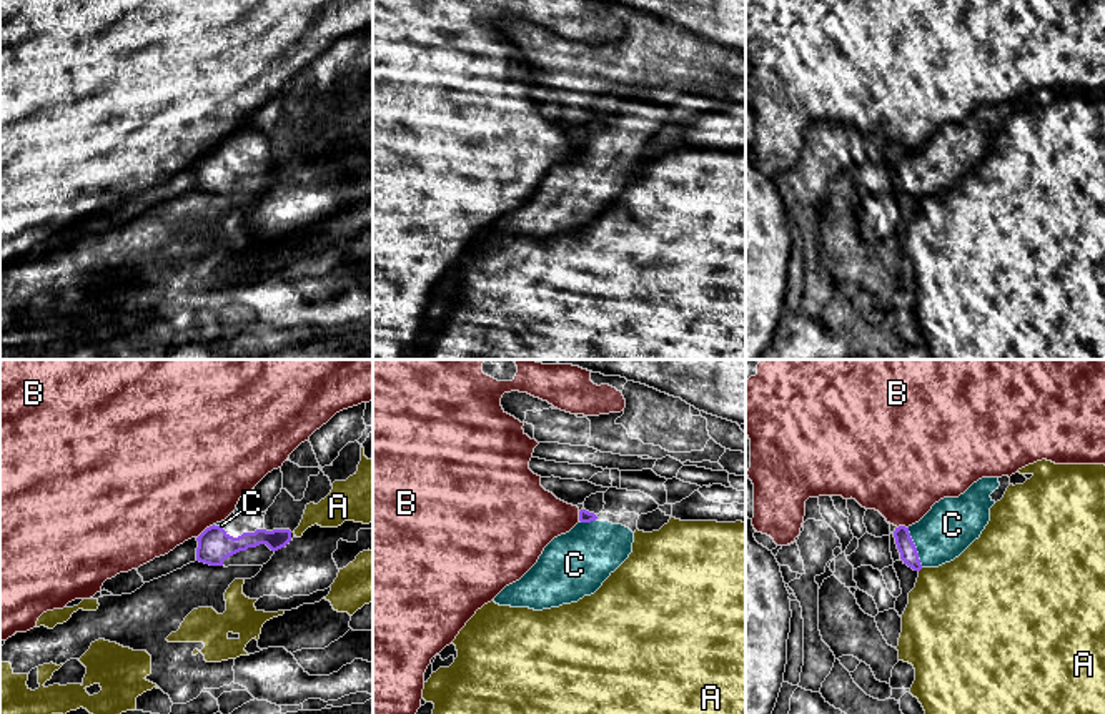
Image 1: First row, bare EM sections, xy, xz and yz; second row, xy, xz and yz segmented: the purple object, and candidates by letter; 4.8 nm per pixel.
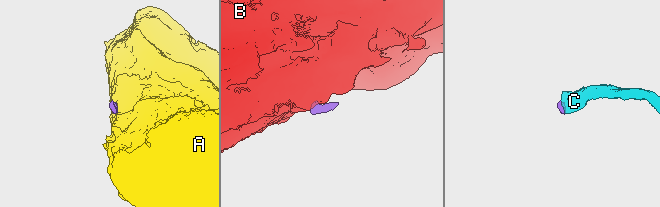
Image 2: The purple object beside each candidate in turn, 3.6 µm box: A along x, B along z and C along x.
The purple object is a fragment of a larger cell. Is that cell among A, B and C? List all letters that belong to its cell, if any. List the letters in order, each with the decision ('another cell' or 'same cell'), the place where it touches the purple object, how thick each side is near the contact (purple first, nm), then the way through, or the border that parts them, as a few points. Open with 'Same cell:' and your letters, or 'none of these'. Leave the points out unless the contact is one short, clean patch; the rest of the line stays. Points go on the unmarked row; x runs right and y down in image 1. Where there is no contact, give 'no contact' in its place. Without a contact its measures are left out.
Same cell: C
A: another cell; no contact
B: another cell; contact xy (205, 157); calibres 160 and 500 nm; border xy (213, 150), (197, 165)
C: same cell; contact yz (916, 175); calibres 90 and 260 nm; way yz (906, 173), (916, 175), (934, 168), (952, 152)

